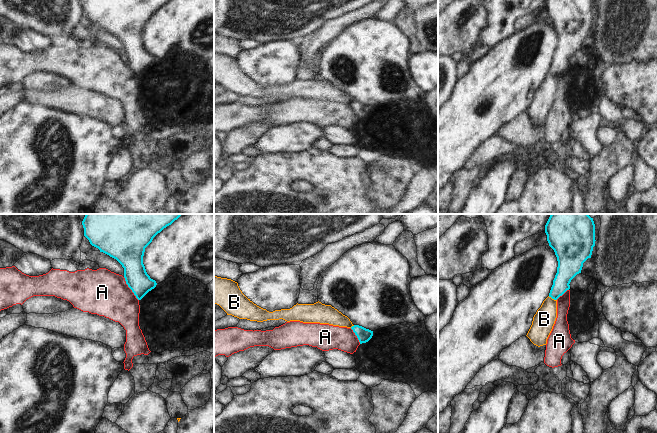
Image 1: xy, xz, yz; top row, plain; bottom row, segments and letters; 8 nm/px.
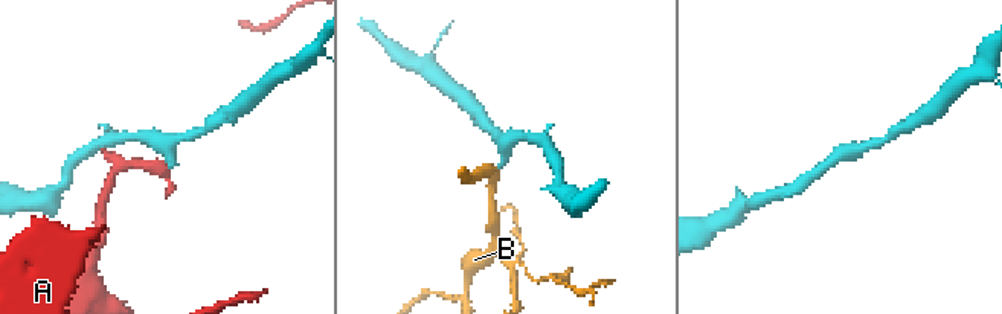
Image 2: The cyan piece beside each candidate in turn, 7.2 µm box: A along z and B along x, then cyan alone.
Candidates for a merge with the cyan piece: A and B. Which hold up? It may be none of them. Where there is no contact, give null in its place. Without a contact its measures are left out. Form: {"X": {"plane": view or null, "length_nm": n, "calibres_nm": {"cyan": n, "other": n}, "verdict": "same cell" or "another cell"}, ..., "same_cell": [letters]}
{"A": {"plane": "xy", "length_nm": 220, "calibres_nm": {"cyan": 190, "other": 360}, "verdict": "another cell"}, "B": {"plane": "yz", "length_nm": 80, "calibres_nm": {"cyan": 160, "other": 180}, "verdict": "another cell"}, "same_cell": []}

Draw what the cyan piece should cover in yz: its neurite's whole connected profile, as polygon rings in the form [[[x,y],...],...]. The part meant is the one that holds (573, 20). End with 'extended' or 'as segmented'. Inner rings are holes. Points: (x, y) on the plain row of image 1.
[[[546,0],[545,9],[558,37],[557,49],[549,69],[549,73],[557,76],[570,65],[571,56],[581,49],[583,39],[591,34],[596,17],[595,0]]]; as segmented

